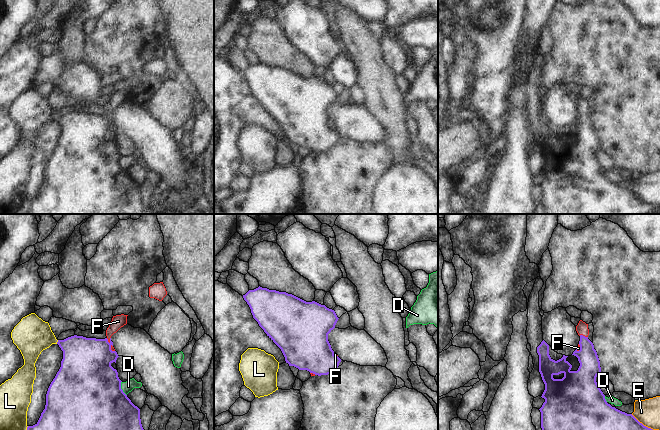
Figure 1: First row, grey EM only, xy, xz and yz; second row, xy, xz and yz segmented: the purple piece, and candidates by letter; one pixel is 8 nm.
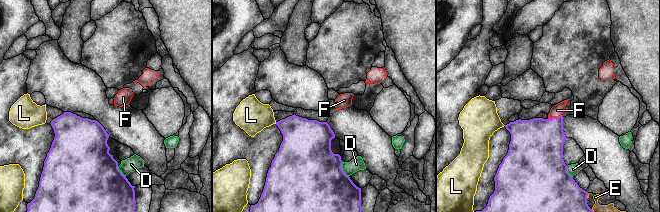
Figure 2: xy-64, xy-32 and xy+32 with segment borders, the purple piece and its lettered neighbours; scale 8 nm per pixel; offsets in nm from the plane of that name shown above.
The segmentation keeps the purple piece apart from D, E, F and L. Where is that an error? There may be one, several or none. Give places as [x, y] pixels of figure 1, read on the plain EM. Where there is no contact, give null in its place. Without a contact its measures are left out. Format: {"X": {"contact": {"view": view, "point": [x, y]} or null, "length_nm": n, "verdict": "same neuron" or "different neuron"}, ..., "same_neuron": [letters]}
{"D": {"contact": {"view": "xy", "point": [120, 164]}, "length_nm": 130, "verdict": "different neuron"}, "E": {"contact": {"view": "yz", "point": [645, 202]}, "length_nm": 280, "verdict": "different neuron"}, "F": {"contact": {"view": "xy", "point": [110, 116]}, "length_nm": 60, "verdict": "same neuron"}, "L": {"contact": {"view": "xy", "point": [57, 118]}, "length_nm": 40, "verdict": "different neuron"}, "same_neuron": ["F"]}

